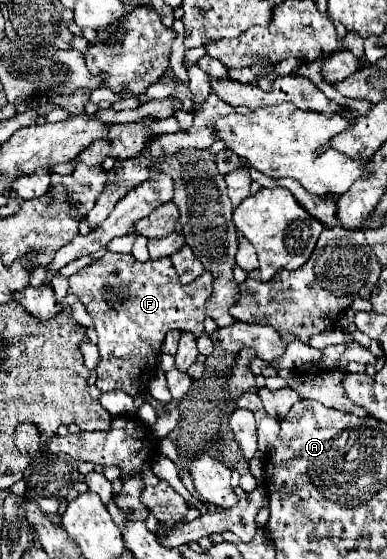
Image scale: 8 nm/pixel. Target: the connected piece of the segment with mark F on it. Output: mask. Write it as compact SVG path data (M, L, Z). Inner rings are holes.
M106 252L100 260L92 262L90 266L78 270L68 278L68 292L78 296L78 300L86 306L88 314L94 320L94 328L98 332L98 350L100 350L100 362L98 362L98 380L96 388L104 394L110 390L122 390L130 396L144 396L144 402L154 406L158 414L166 410L162 402L154 400L148 392L148 380L154 376L158 368L158 356L160 346L164 342L164 336L168 330L180 330L180 332L192 332L196 338L204 332L204 302L212 294L212 274L204 272L202 276L194 278L190 284L180 284L178 274L170 262L170 258L158 258L148 262L134 260L132 254L114 254Z

